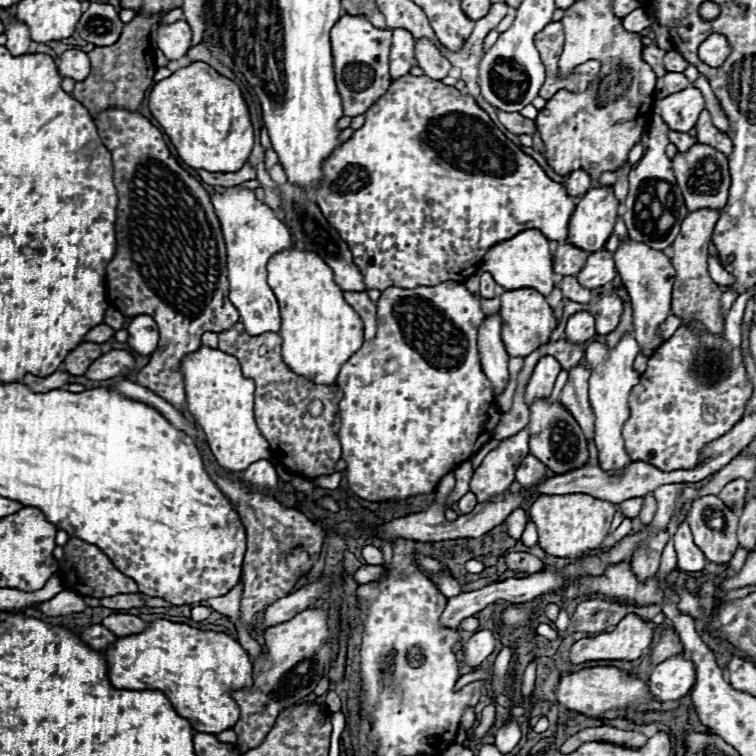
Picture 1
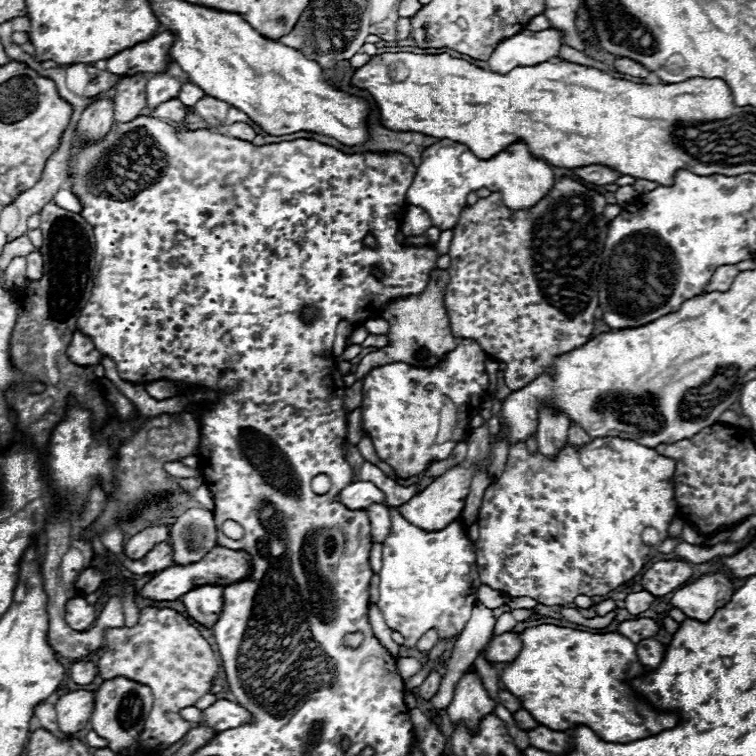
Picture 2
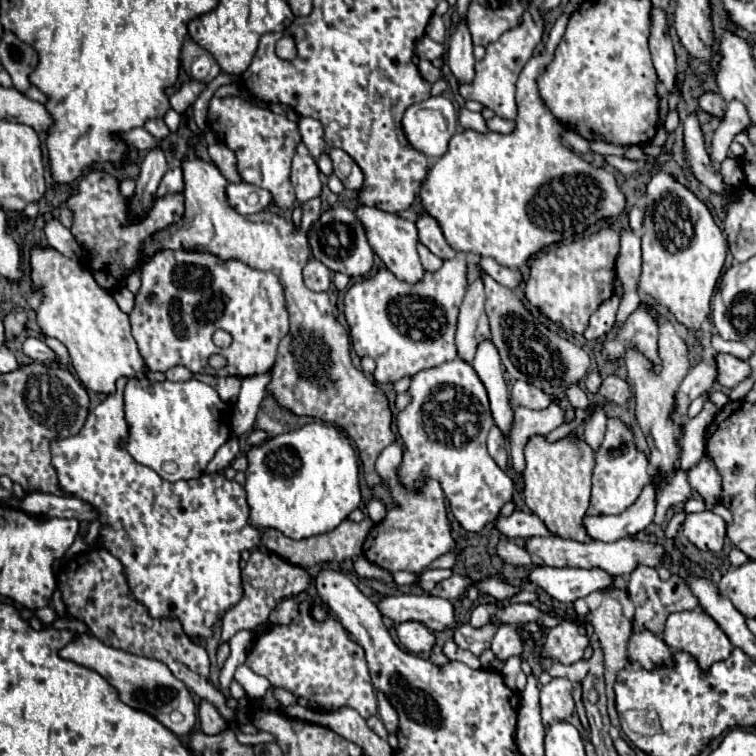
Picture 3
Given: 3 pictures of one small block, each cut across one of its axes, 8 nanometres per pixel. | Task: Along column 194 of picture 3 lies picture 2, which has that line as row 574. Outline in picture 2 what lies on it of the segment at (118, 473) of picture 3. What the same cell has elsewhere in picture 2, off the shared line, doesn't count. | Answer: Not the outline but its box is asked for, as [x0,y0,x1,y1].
[476,438,676,606]

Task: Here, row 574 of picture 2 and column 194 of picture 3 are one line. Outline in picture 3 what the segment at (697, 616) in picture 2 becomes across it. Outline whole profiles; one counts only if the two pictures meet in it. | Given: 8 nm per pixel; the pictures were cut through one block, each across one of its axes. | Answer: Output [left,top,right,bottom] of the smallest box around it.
[60,634,198,736]

